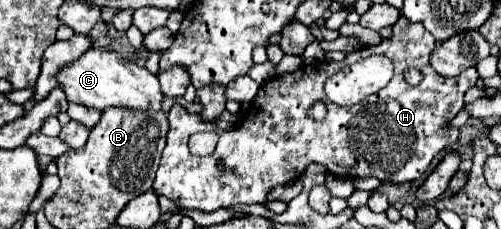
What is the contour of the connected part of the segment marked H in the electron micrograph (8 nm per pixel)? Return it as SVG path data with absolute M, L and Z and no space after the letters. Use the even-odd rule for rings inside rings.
M400 16L400 20L394 24L394 36L390 40L382 40L378 46L364 46L362 50L350 52L346 56L346 60L342 60L342 62L322 62L322 64L314 64L314 66L304 66L292 74L282 74L282 76L276 76L276 78L264 82L260 86L256 98L252 100L252 106L250 106L250 112L248 112L244 124L230 132L220 130L212 122L204 122L200 118L200 114L190 114L184 106L174 104L172 110L168 112L168 120L170 120L170 132L178 132L178 134L174 134L170 138L170 132L168 132L168 142L162 152L160 168L154 178L156 194L162 194L174 202L180 202L182 208L198 208L204 212L212 212L218 208L230 208L236 204L258 204L258 202L262 204L266 200L266 194L272 188L294 182L294 178L300 178L302 172L306 170L306 166L312 162L322 164L330 172L334 172L338 176L348 176L348 178L374 176L382 182L392 182L392 184L418 180L426 172L432 158L458 140L460 132L458 132L458 128L450 126L450 120L464 108L464 94L472 86L476 86L476 80L478 80L476 68L468 68L468 70L464 70L464 74L454 76L454 78L444 78L440 74L436 74L436 70L432 70L430 60L428 60L432 54L432 46L434 46L434 38L430 32L424 30L422 24L410 24L406 18ZM370 54L384 54L392 60L394 76L392 76L390 84L384 90L368 96L364 102L350 106L350 108L340 108L332 102L326 102L326 118L314 120L308 114L308 110L314 102L324 102L326 78L332 76L344 64L352 64L360 58L368 58ZM406 68L418 68L424 74L424 80L418 86L406 84L402 78L402 72ZM204 130L216 132L220 136L220 140L218 140L218 148L210 156L198 158L198 156L190 154L188 134L184 134L184 132L204 132Z

